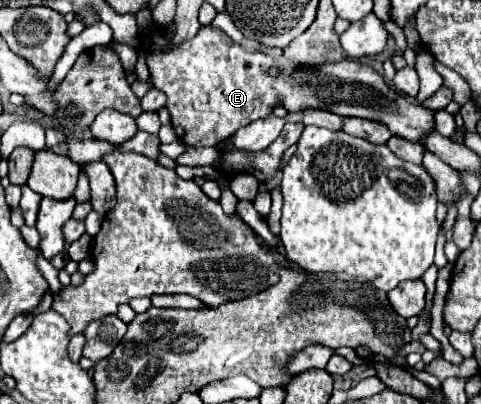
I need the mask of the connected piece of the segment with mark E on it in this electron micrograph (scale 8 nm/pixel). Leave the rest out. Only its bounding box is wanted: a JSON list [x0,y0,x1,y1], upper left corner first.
[141,24,435,146]

